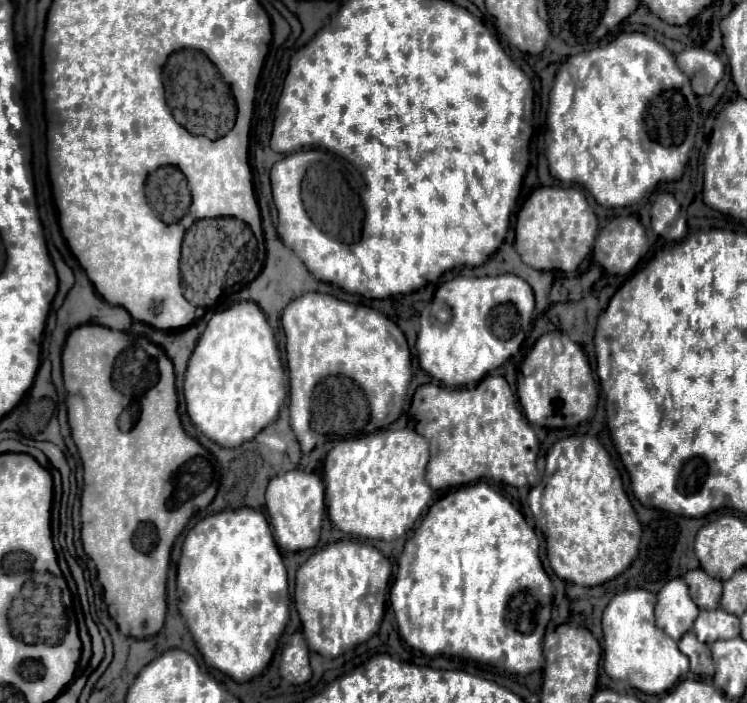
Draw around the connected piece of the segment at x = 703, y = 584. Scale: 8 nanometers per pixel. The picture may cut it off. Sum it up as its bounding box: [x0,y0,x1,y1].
[685,569,721,609]

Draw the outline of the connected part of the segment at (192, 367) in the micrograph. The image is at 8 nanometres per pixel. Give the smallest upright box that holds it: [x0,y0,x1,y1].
[183,301,285,449]

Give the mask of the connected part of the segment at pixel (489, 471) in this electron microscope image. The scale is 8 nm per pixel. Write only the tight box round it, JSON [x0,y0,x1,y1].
[411,377,539,489]

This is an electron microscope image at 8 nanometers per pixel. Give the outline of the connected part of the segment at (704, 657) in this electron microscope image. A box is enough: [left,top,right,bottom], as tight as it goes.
[679,631,715,677]

